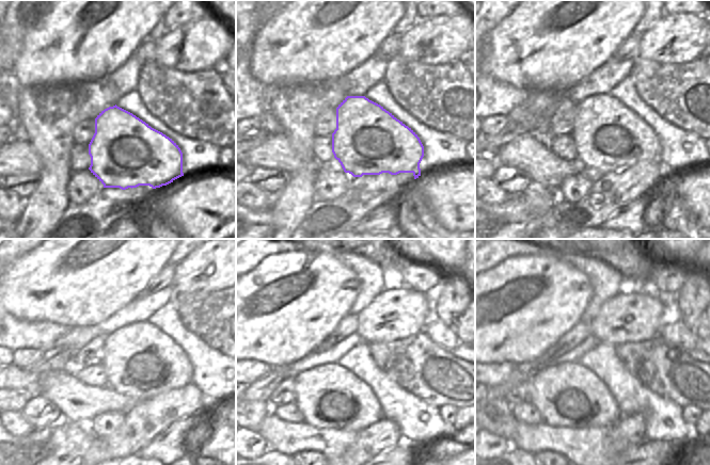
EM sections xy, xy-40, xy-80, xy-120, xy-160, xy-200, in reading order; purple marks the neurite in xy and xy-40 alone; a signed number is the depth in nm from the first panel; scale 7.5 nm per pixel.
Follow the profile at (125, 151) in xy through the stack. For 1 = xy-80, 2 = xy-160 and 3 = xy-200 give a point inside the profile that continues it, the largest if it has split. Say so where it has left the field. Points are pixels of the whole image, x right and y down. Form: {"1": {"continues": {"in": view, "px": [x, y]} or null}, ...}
{"1": {"continues": {"in": "xy-80", "px": [609, 137]}}, "2": {"continues": {"in": "xy-160", "px": [329, 396]}}, "3": {"continues": {"in": "xy-200", "px": [567, 395]}}}

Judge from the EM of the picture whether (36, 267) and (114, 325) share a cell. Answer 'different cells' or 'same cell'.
different cells

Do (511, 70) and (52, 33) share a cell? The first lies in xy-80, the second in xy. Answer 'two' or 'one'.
one

